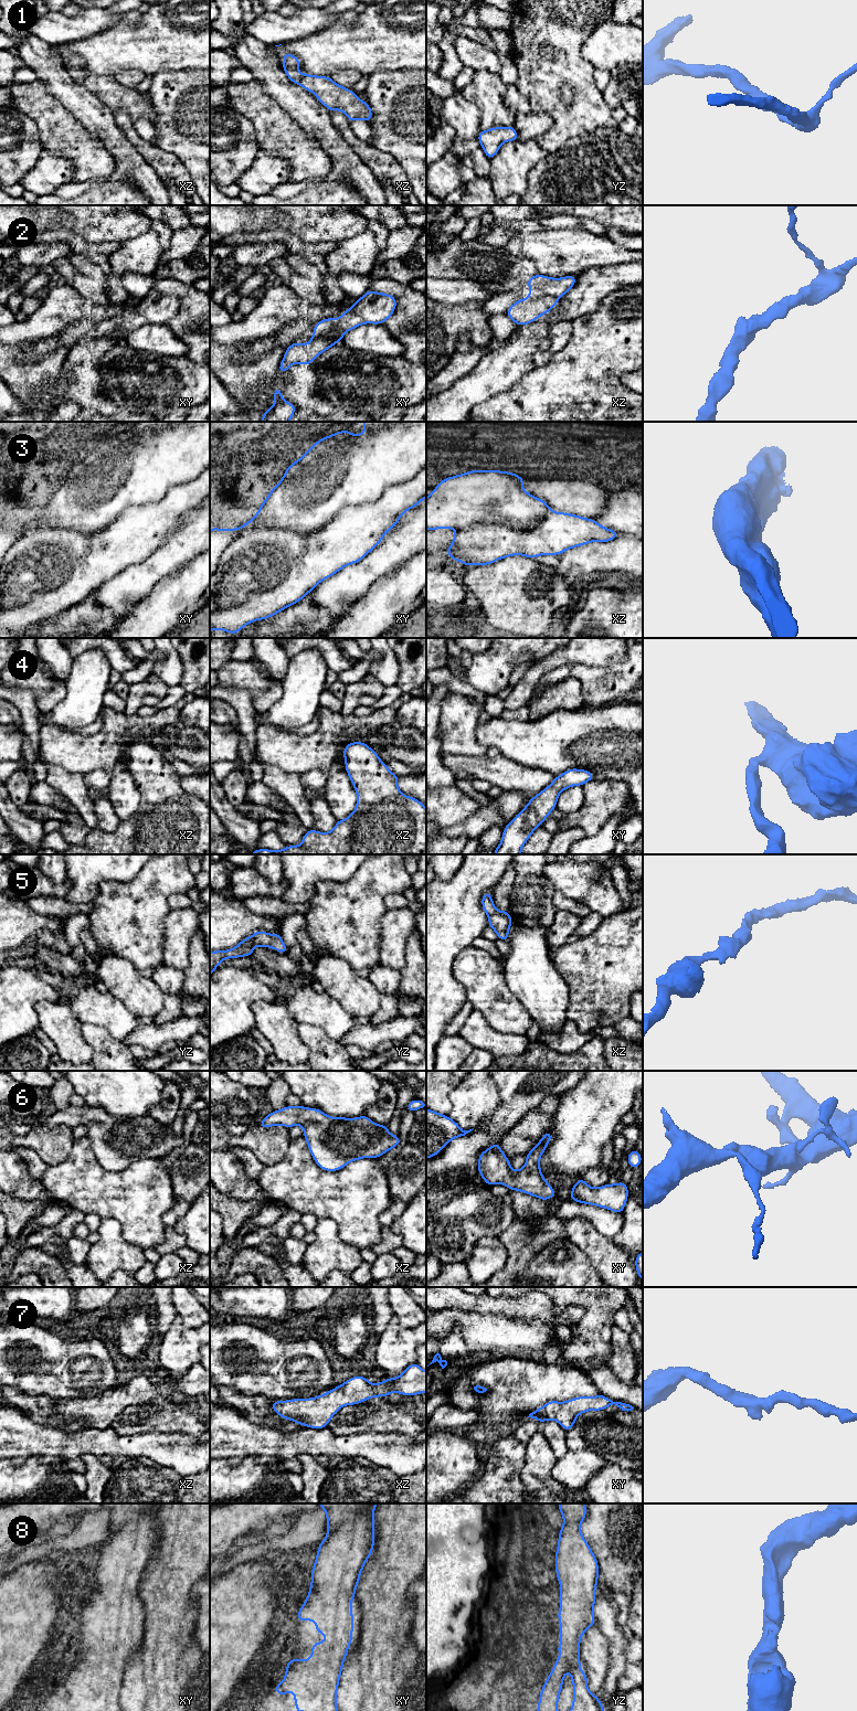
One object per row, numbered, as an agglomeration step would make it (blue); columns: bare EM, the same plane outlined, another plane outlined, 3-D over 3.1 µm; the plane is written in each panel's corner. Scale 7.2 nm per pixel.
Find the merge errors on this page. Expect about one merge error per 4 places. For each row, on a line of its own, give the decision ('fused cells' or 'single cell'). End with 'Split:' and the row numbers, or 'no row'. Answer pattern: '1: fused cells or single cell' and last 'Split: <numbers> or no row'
1: single cell
2: fused cells
3: fused cells
4: single cell
5: single cell
6: single cell
7: single cell
8: single cell
Split: 2, 3

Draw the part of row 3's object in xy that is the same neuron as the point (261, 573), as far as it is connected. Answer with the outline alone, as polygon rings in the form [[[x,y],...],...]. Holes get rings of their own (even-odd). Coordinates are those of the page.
[[[426,467],[411,480],[388,487],[372,503],[342,508],[329,523],[316,532],[298,534],[286,529],[263,528],[237,536],[223,551],[218,570],[210,577],[210,630],[224,630],[235,635],[250,623],[269,618],[298,603],[320,582],[361,561],[398,524],[404,512],[415,508],[425,498]]]

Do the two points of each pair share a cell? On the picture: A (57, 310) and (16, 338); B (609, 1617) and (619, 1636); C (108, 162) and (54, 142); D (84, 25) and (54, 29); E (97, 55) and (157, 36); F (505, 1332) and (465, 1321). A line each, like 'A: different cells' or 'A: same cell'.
A: same cell
B: same cell
C: same cell
D: same cell
E: same cell
F: same cell

